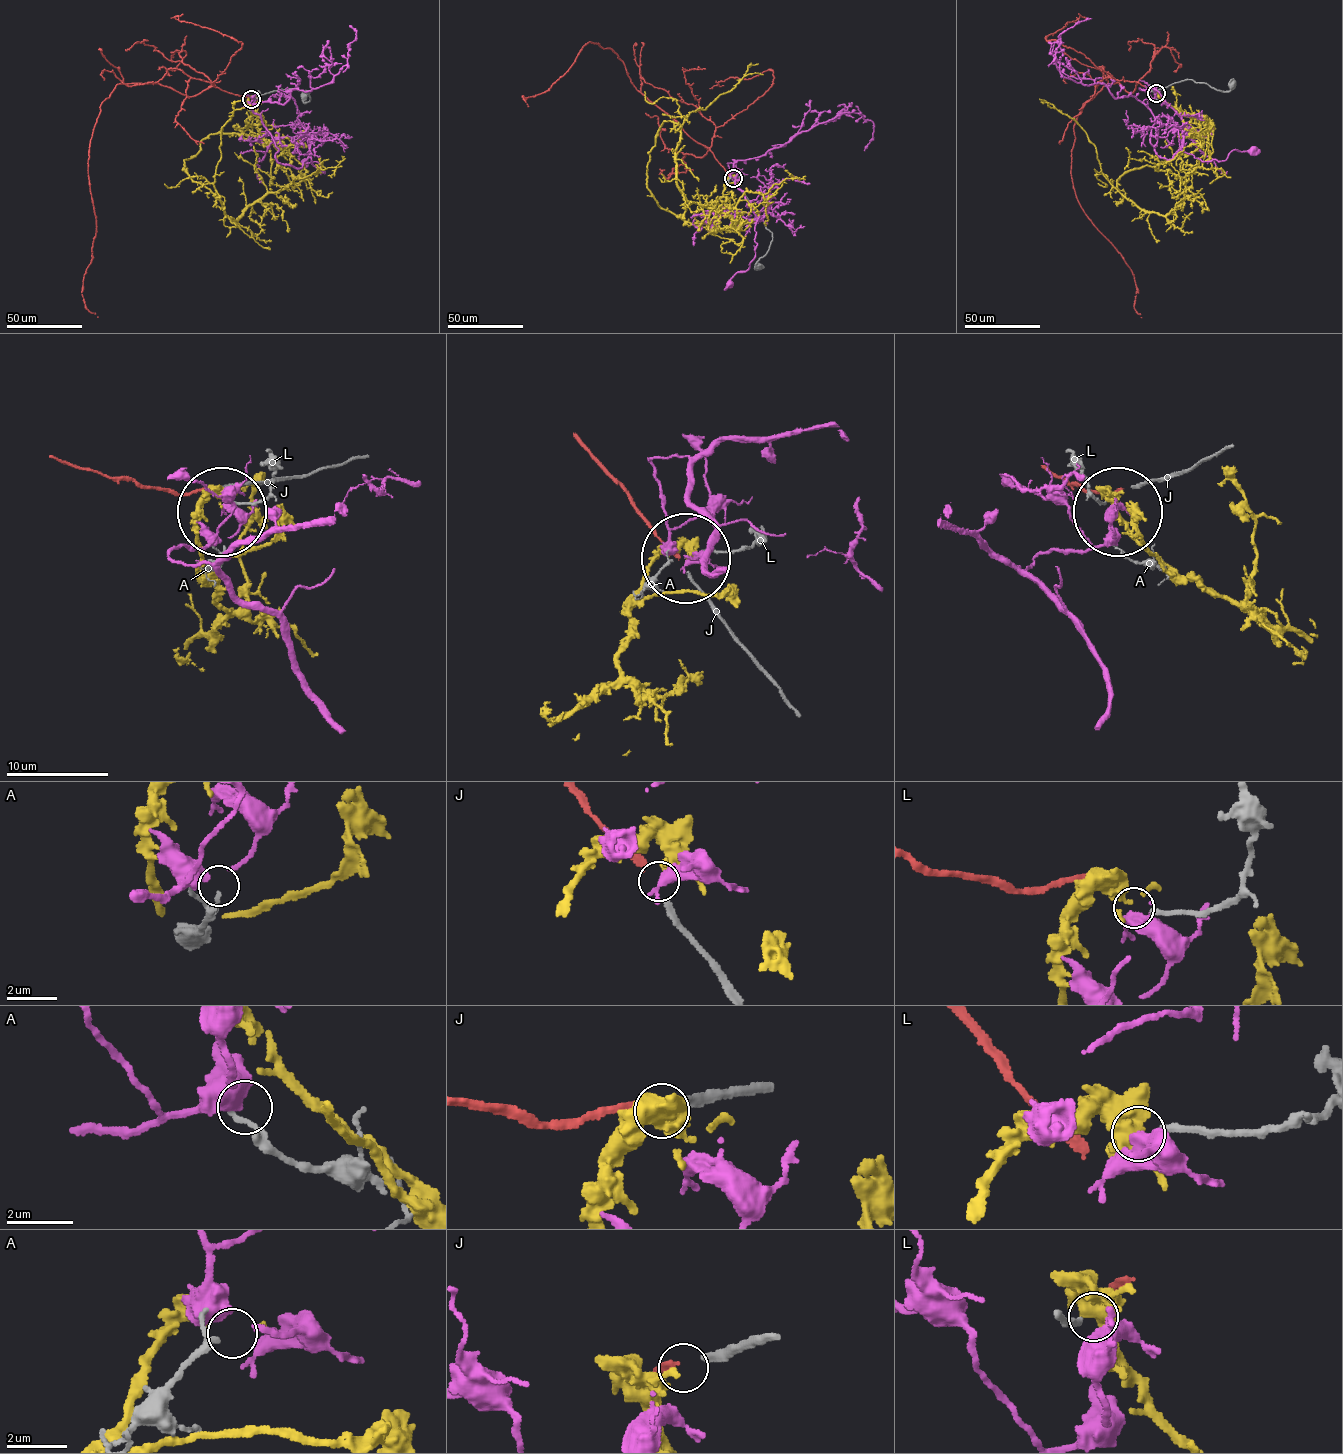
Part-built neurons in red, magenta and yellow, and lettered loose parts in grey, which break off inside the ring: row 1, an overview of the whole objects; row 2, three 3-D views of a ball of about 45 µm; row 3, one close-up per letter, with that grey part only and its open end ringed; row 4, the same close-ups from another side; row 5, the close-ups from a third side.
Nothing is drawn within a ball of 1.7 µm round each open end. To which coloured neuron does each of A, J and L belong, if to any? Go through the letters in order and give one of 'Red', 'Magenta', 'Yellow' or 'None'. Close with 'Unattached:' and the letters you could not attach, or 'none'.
A: None
J: Red
L: Yellow
Unattached: A

